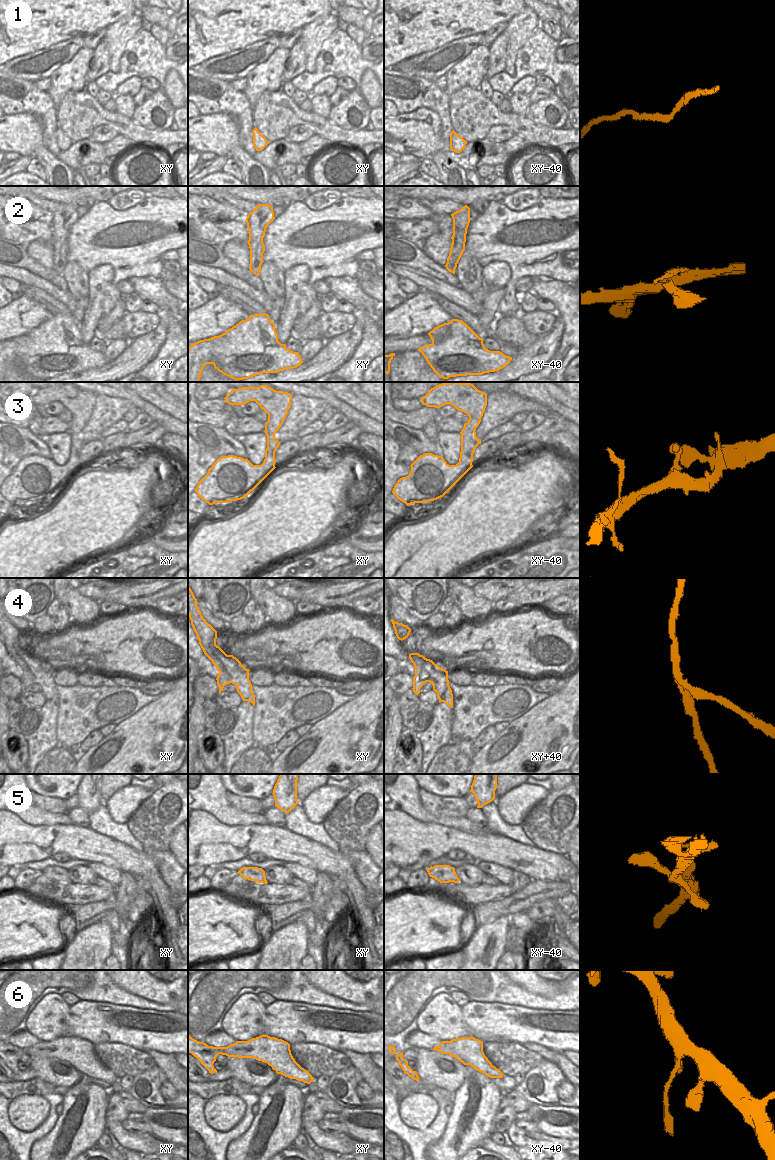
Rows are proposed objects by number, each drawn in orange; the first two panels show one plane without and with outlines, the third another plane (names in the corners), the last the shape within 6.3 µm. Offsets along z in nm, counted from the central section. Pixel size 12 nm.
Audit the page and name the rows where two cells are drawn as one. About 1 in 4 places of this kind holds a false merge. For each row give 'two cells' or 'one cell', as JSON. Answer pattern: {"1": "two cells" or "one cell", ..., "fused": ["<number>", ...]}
{"1": "one cell", "2": "one cell", "3": "one cell", "4": "one cell", "5": "one cell", "6": "one cell", "fused": []}

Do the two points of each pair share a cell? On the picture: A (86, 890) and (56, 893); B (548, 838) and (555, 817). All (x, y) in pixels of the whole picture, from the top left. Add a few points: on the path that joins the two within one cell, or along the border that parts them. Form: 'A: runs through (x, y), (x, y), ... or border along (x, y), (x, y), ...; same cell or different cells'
A: runs through (79, 893), (63, 893); same cell
B: runs through (548, 833), (551, 822); same cell

